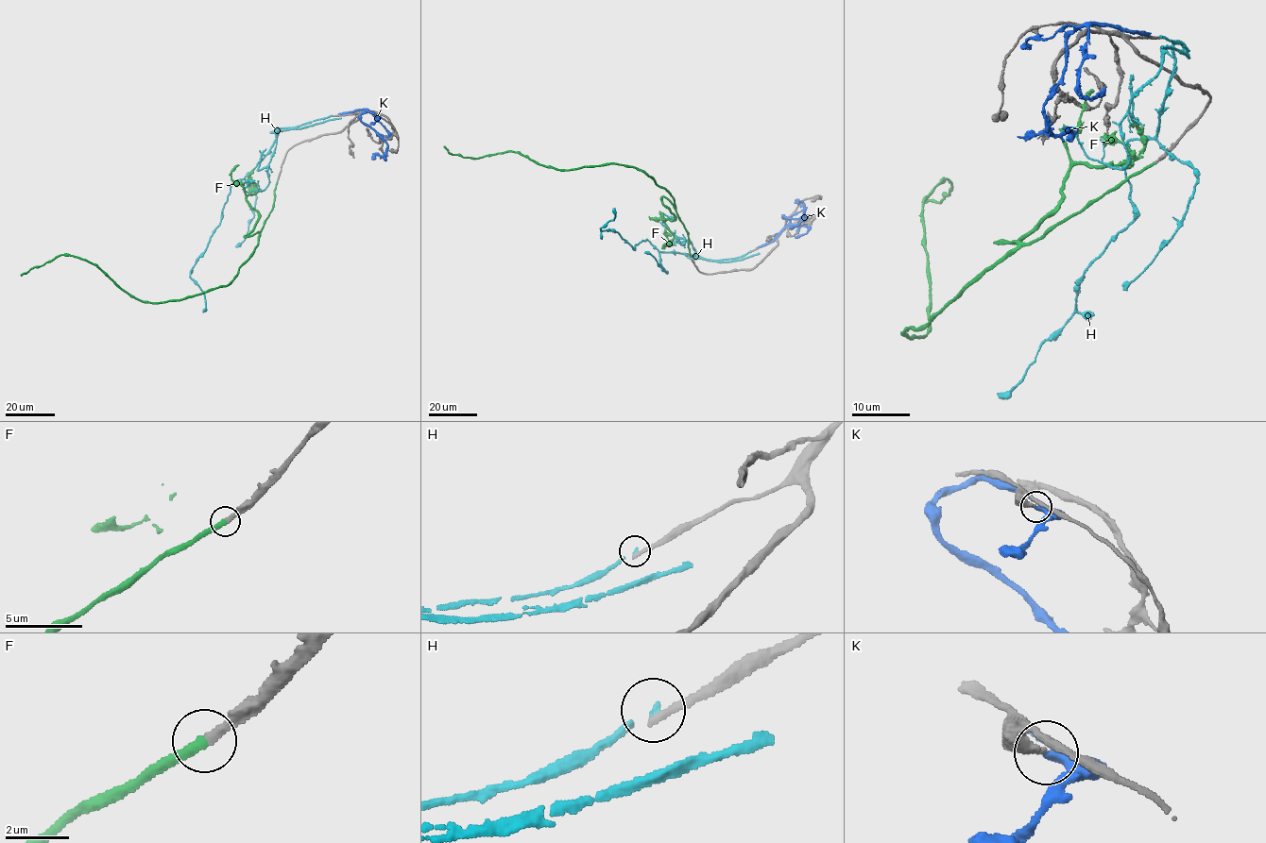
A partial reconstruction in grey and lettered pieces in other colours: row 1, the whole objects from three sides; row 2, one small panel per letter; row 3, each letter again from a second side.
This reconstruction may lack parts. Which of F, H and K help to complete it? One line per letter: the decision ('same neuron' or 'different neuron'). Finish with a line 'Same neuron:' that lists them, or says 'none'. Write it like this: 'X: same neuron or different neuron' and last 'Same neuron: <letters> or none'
F: same neuron
H: different neuron
K: different neuron
Same neuron: F

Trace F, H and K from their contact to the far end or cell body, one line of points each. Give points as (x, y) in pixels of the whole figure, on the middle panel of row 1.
F: (691, 256), (674, 197), (641, 171), (618, 163), (559, 169), (518, 152), (474, 159), (444, 146)
H: (750, 251), (717, 261), (660, 252), (646, 239), (633, 248), (616, 232), (601, 230), (614, 218), (613, 209)
K: (800, 205), (803, 207), (801, 210), (788, 219), (783, 217), (799, 219), (808, 215), (794, 227), (789, 227)

